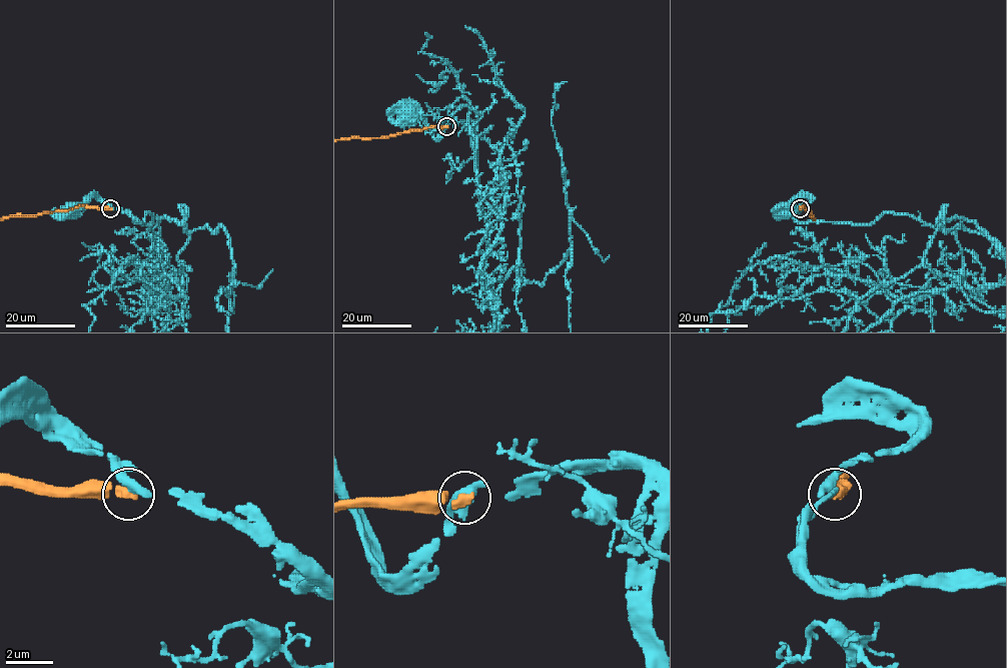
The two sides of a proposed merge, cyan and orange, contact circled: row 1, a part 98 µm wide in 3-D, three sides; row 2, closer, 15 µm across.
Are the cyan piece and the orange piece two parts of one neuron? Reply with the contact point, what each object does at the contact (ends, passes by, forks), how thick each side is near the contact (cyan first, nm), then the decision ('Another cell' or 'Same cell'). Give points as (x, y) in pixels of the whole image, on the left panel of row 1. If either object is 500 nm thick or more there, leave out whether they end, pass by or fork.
Place: (110, 208). Thickness 500 nm (cyan) against 380 nm. Another cell

